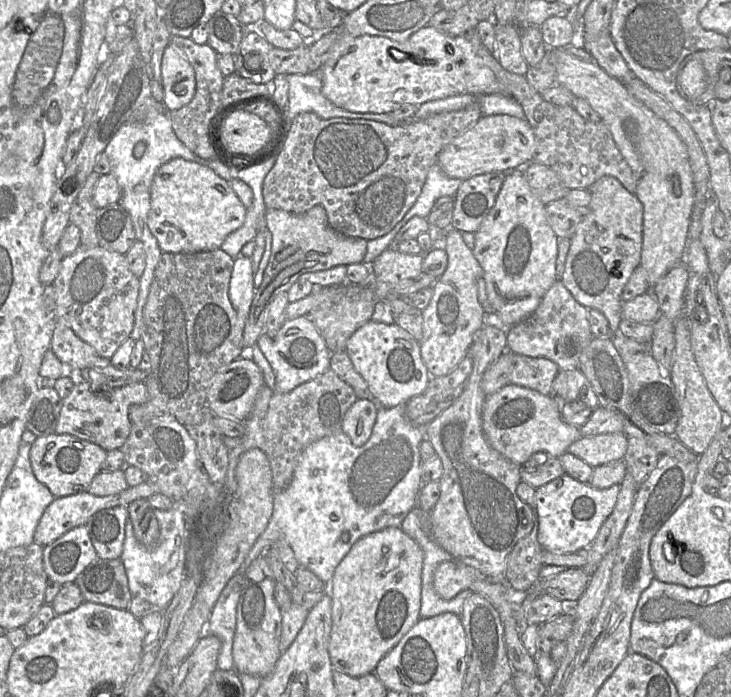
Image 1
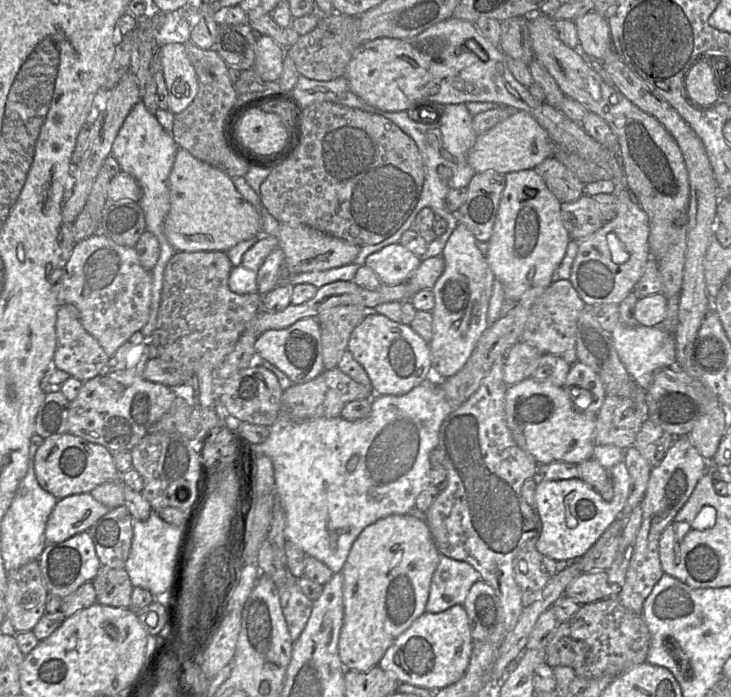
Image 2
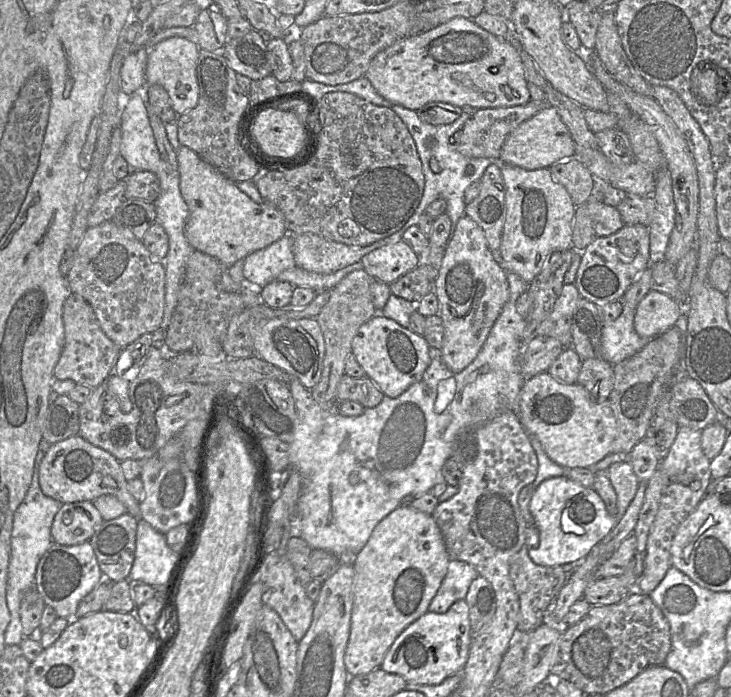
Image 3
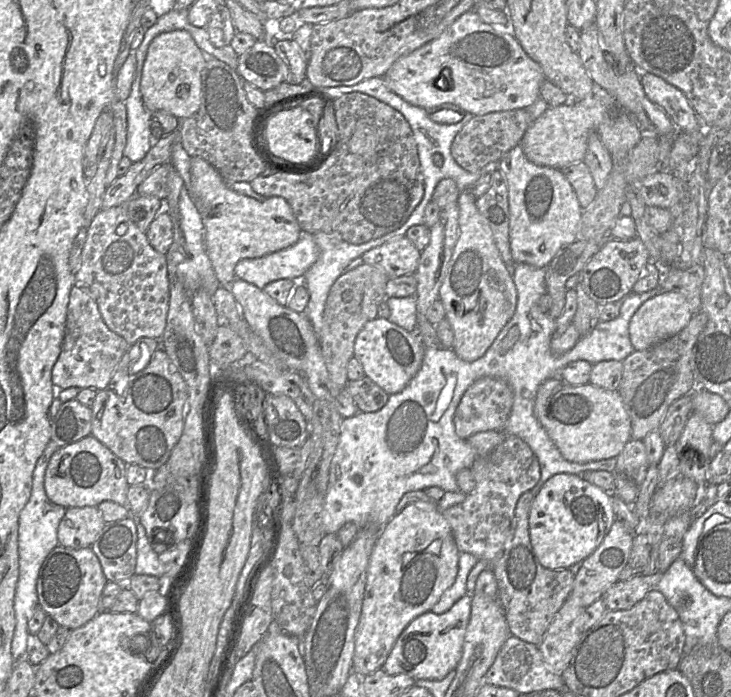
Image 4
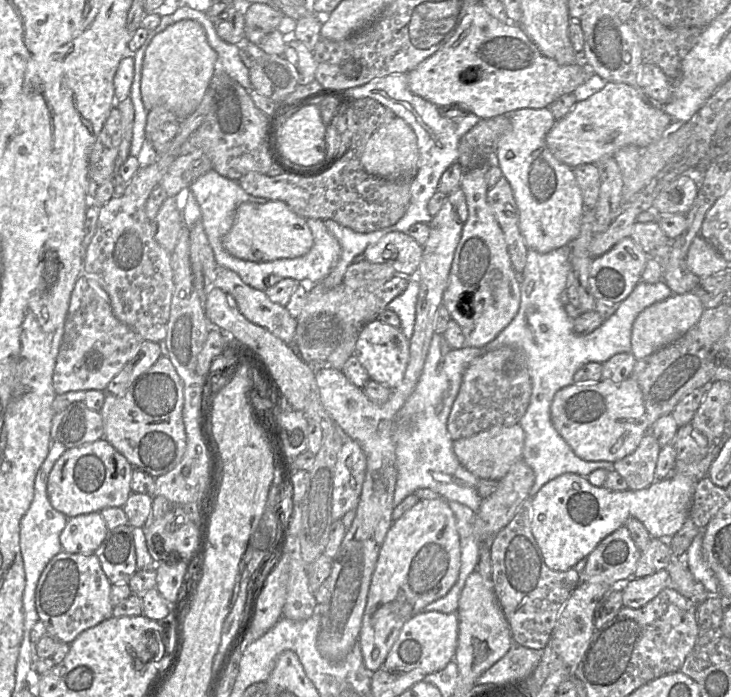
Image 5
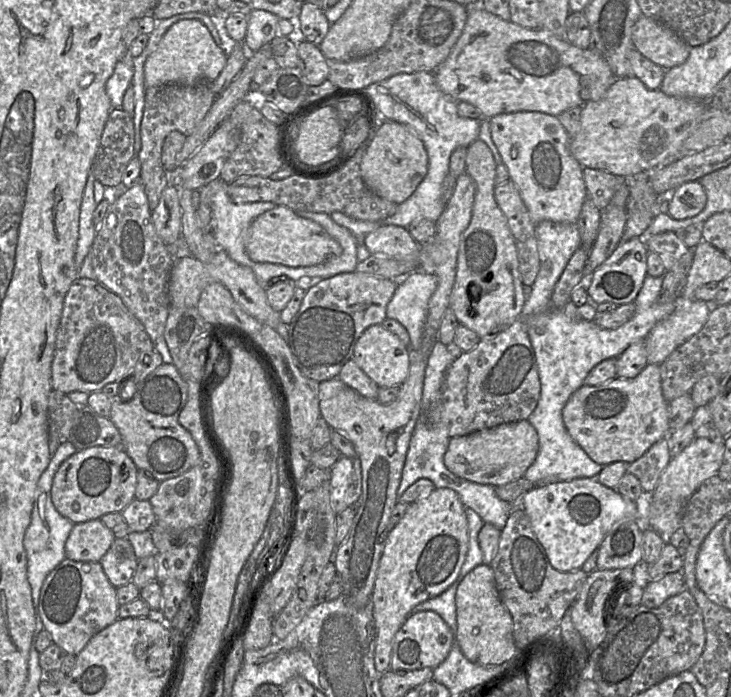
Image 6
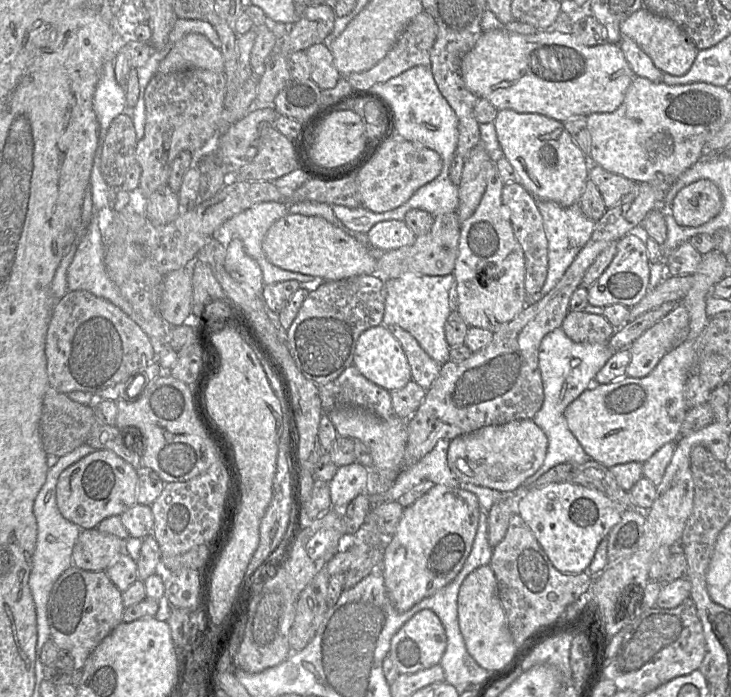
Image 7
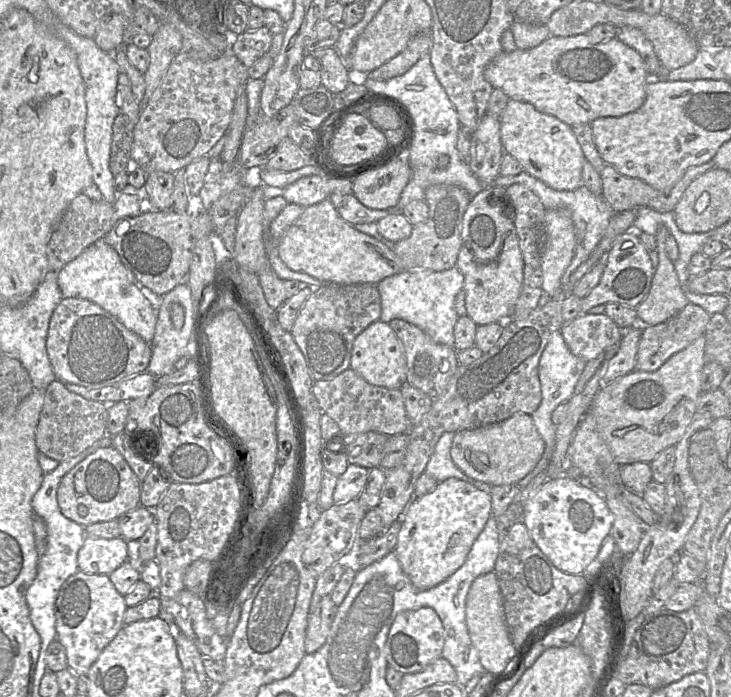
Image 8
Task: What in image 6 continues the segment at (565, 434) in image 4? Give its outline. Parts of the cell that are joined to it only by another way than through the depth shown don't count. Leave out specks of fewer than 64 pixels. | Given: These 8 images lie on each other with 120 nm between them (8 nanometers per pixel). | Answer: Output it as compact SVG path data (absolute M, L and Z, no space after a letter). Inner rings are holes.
M648 364L632 379L614 378L597 386L577 389L562 410L565 427L575 442L596 463L631 463L657 441L667 438L669 402L661 388L660 366Z

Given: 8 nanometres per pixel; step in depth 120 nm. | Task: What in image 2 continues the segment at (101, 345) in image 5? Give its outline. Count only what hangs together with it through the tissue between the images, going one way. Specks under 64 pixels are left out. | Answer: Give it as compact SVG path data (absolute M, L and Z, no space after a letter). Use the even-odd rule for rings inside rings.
M61 303L55 328L56 349L53 366L82 382L93 379L106 370L109 357L97 340L84 329L79 312L74 305Z

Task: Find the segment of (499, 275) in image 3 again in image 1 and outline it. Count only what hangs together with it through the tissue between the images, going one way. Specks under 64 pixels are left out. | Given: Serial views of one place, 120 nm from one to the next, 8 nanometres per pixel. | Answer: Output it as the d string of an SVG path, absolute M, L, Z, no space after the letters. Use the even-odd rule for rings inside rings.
M453 228L446 234L444 250L448 256L447 268L432 285L433 296L422 311L420 352L431 377L447 375L458 366L475 334L487 322L488 315L478 300L478 279L482 276L482 268L459 230Z

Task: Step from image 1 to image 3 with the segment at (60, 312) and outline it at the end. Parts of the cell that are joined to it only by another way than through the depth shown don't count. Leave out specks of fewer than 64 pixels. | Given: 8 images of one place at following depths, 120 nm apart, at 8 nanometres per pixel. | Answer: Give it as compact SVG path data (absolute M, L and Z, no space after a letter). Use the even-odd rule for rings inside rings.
M112 220L87 228L66 278L71 291L91 305L103 332L119 348L161 327L165 308L164 260L156 261L141 240Z

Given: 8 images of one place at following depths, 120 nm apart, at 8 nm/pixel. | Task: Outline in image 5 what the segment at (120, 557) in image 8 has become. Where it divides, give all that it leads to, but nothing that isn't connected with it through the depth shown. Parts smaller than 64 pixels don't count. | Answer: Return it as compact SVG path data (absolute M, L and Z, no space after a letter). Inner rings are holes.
M100 512L71 517L60 534L62 550L68 553L92 554L104 540L107 531Z

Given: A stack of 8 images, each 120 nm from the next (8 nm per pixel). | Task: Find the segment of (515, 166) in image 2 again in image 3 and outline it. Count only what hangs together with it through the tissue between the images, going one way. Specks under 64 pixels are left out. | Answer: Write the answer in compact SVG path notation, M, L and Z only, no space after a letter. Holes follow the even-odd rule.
M547 105L530 119L522 122L506 138L498 161L526 170L549 168L553 164L575 156L575 142L556 109Z

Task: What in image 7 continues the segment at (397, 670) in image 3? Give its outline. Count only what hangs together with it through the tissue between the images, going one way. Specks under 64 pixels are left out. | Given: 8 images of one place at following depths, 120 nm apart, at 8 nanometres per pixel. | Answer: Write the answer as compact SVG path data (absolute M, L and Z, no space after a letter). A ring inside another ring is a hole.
M429 609L417 612L393 636L389 656L399 674L413 674L440 664L447 647L447 636L439 617Z

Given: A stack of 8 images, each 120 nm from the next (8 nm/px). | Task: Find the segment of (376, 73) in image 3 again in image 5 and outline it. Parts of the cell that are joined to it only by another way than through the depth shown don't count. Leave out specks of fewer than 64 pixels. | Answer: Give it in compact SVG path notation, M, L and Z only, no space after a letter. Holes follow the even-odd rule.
M479 1L467 7L449 41L407 73L407 82L411 92L438 107L461 105L480 119L489 119L518 109L548 107L561 95L574 93L590 76L591 73L581 60L572 65L560 65L544 56L520 25L499 21Z

